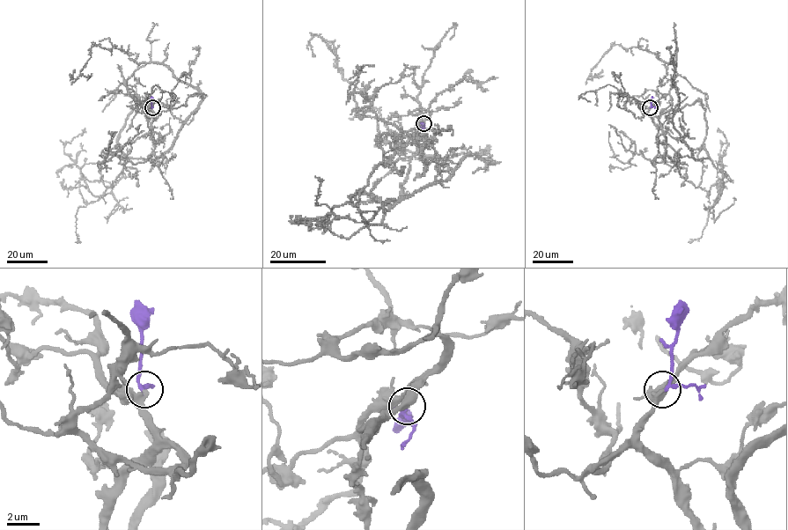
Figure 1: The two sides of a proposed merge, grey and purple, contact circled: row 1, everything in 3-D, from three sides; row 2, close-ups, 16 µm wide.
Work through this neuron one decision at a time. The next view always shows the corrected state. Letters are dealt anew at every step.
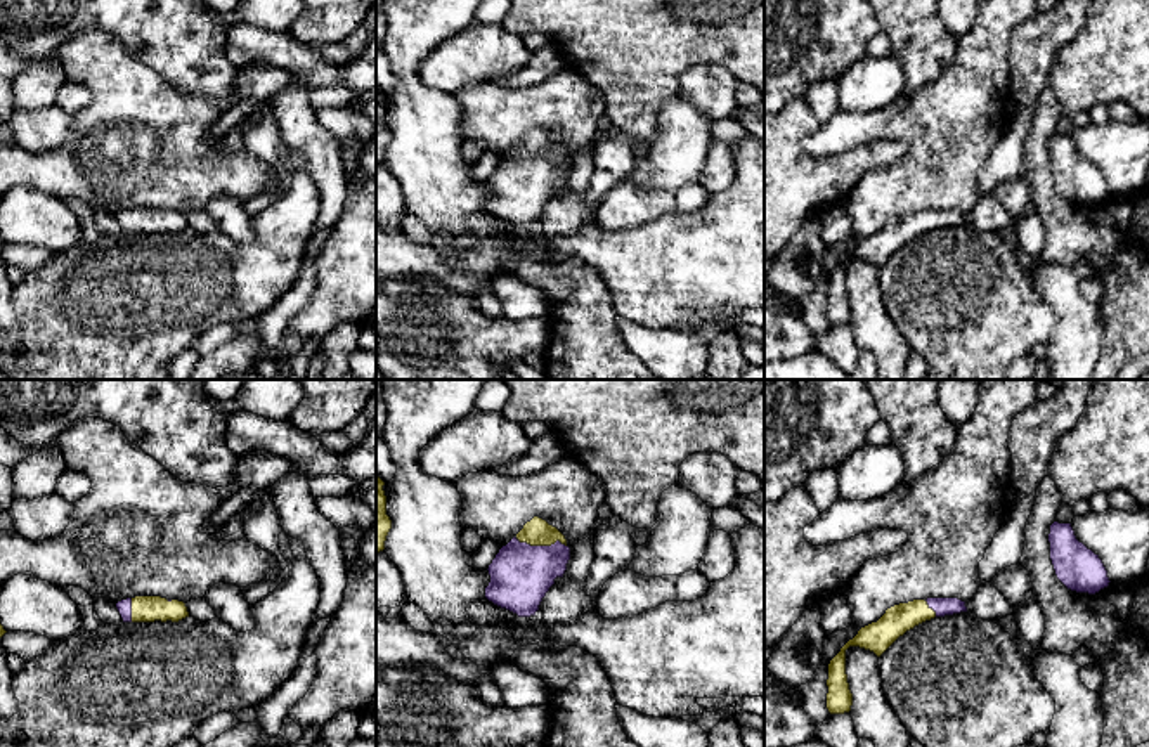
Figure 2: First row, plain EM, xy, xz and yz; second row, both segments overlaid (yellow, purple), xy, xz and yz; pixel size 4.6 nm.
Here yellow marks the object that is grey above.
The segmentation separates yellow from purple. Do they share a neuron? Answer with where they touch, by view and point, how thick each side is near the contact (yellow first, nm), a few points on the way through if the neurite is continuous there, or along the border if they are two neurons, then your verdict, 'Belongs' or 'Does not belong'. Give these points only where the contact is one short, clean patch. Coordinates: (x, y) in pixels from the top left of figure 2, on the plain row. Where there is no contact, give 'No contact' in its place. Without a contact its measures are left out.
Touches yellow at xz (541, 156). Thickness 130 nm (yellow) against 280 nm. Path across: xz (536, 144), (541, 156), (539, 165), (520, 186). Belongs

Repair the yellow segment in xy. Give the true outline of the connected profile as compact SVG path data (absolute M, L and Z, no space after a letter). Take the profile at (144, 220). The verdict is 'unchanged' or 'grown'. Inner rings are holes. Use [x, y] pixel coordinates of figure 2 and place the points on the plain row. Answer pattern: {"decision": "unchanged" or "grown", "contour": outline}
{"decision": "grown", "contour": "M135 208L116 215L123 234L179 234L189 229L187 218L179 211L161 208Z"}

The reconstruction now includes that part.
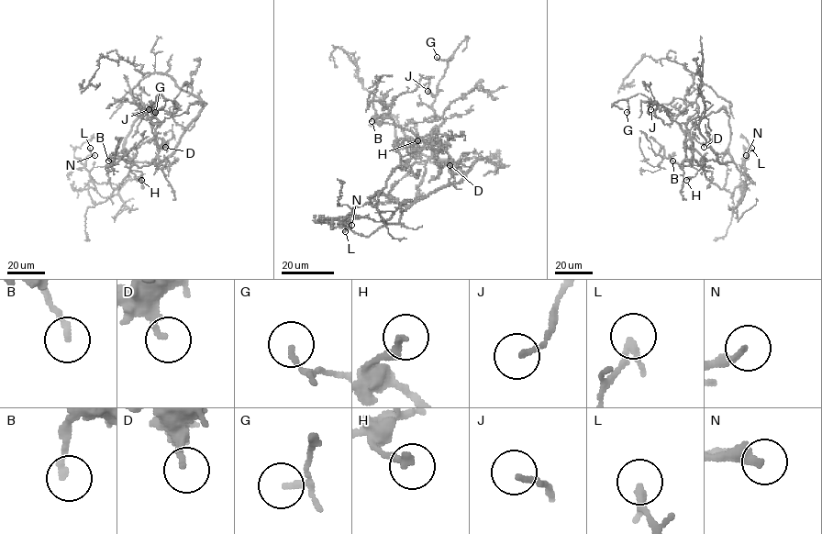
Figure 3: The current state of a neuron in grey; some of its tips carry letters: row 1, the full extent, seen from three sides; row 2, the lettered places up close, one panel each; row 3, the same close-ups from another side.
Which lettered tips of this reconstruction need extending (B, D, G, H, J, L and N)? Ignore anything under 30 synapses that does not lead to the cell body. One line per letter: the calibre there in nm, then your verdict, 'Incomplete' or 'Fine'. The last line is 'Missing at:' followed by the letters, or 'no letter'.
B: Thickness 200 nm. Fine
D: Thickness 180 nm. Fine
G: Thickness 120 nm. Fine
H: Thickness 280 nm. Fine
J: Thickness 170 nm. Fine
L: Thickness 190 nm. Fine
N: Thickness 280 nm. Fine
Missing at: no letter

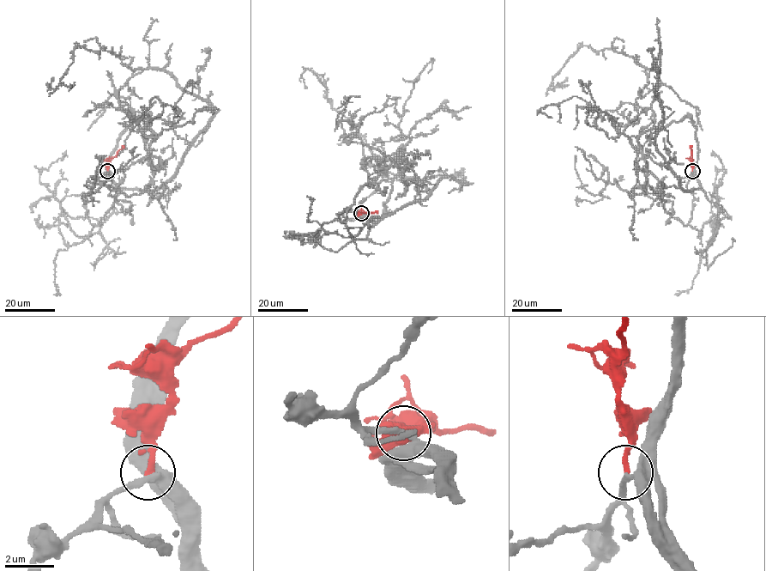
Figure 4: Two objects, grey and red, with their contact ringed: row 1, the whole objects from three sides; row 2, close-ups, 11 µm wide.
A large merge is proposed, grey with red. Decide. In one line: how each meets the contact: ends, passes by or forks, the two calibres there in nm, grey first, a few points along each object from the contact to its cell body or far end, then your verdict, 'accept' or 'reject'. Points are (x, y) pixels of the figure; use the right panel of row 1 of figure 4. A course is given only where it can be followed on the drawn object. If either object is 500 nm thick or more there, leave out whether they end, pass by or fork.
grey passes by | red passes by | 340/150 nm | grey via (691, 171), (700, 187), (684, 190), (658, 151), (655, 69), (581, 45), (548, 88), (566, 76) | red via (691, 171), (690, 145) | accept

